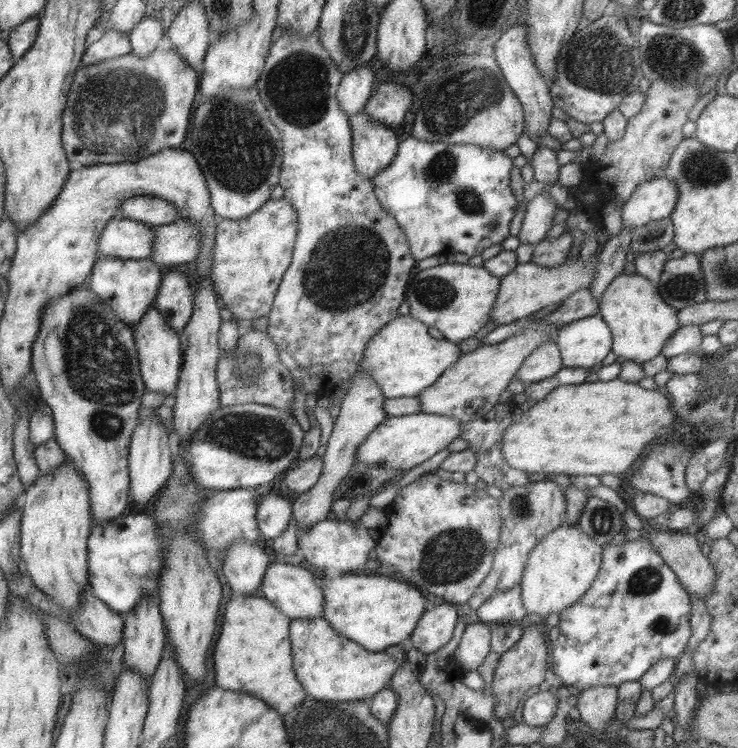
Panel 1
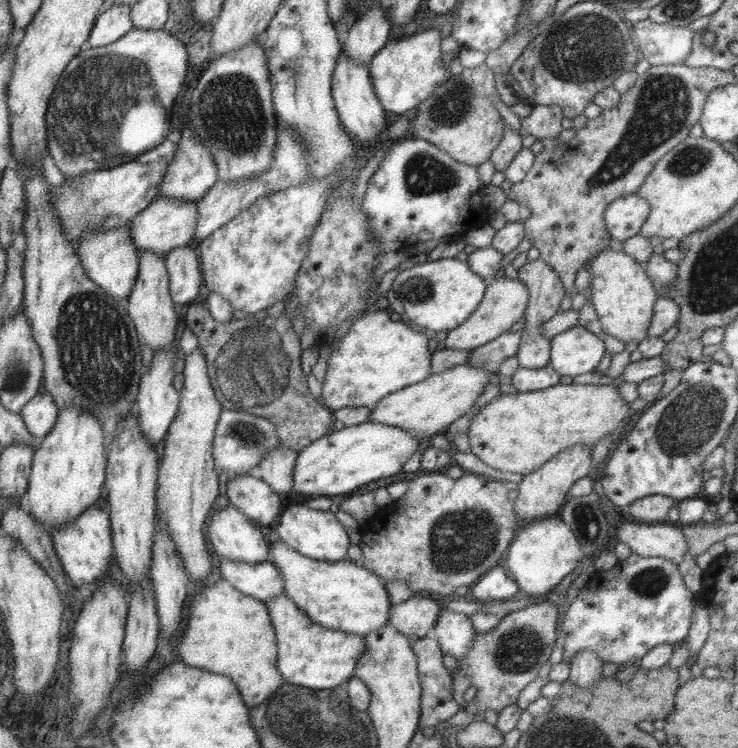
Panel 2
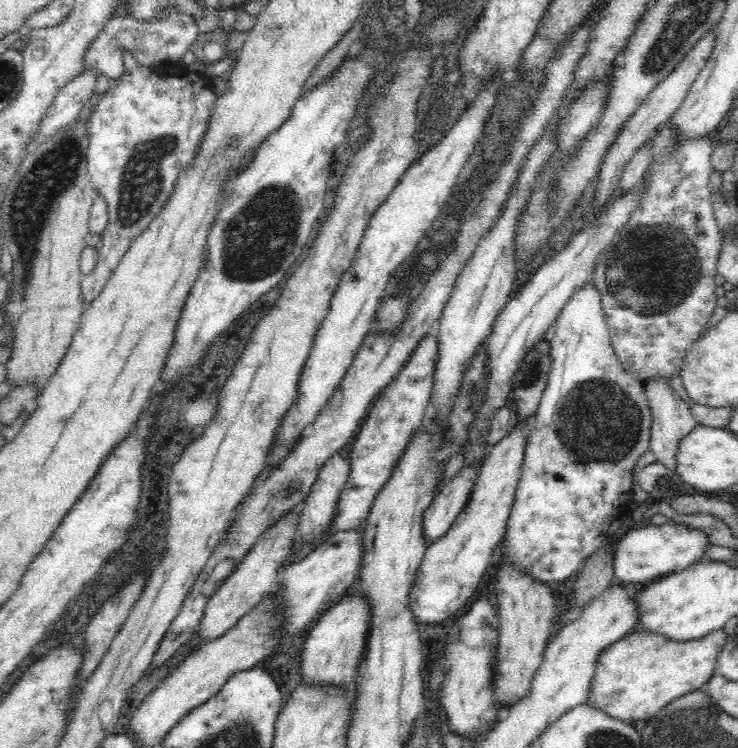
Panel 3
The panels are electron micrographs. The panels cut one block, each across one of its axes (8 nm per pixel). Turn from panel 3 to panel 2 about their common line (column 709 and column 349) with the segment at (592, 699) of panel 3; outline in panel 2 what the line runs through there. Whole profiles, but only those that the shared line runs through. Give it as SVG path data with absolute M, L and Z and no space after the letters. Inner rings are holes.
M280 595L265 602L269 621L275 631L276 668L283 682L313 690L343 686L365 652L365 639L359 634L329 630L309 620L289 598Z

